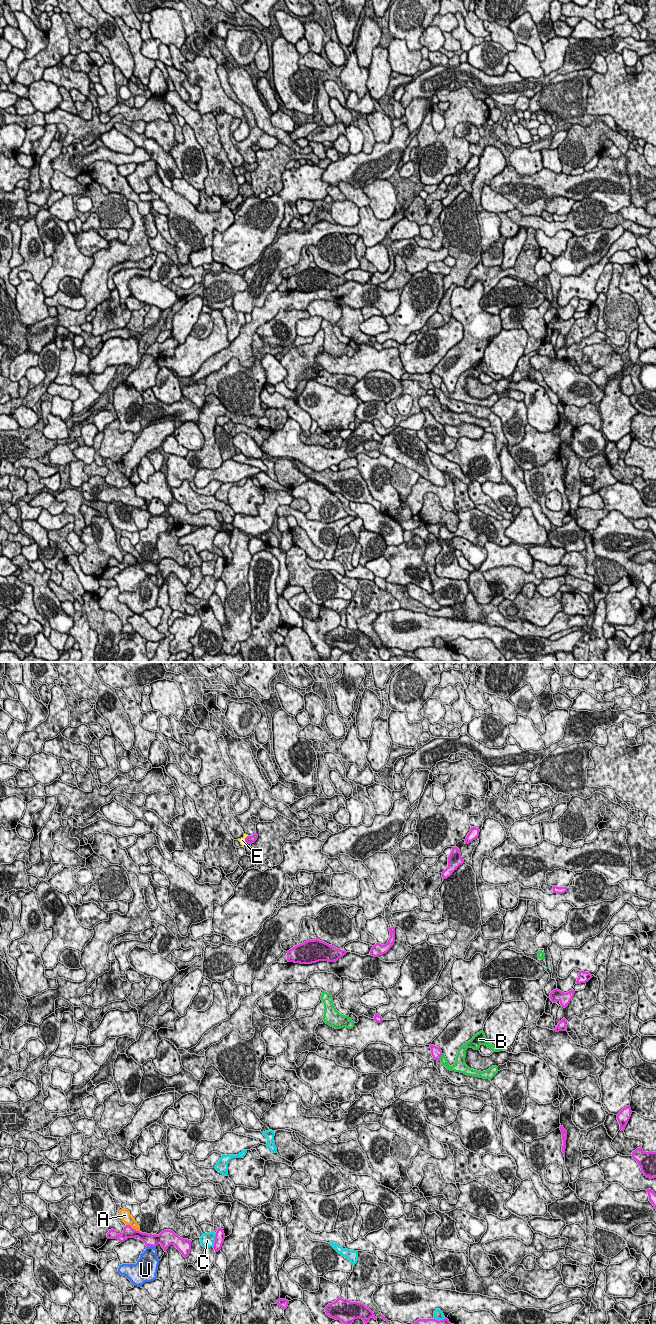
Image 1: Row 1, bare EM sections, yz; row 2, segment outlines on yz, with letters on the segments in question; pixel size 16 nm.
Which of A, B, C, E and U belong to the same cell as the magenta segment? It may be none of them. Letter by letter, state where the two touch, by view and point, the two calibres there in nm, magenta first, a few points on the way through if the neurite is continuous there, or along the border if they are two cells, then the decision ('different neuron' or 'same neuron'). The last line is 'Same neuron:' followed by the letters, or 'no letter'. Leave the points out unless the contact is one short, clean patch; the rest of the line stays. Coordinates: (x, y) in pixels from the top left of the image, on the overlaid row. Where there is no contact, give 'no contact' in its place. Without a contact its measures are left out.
A: yz (132, 1228) | 190/160 nm | along yz (126, 1224), (139, 1231) | different neuron
B: yz (440, 1057) | 160/100 nm | different neuron
C: yz (215, 1240) | 160/220 nm | different neuron
E: yz (245, 838) | 130/90 nm | across yz (249, 839), (245, 838), (242, 840) | same neuron
U: yz (151, 1245) | 220/300 nm | different neuron
Same neuron: E

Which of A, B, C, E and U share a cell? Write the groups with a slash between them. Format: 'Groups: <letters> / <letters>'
Groups: A / B / C / E / U

